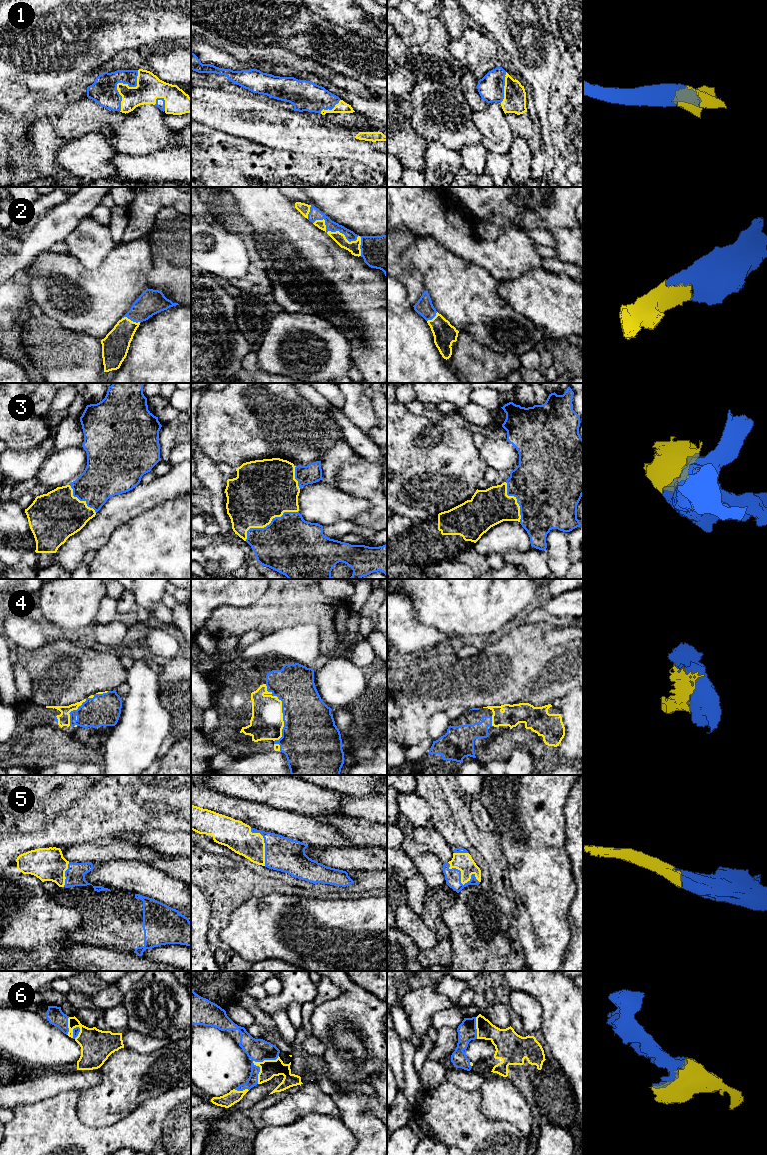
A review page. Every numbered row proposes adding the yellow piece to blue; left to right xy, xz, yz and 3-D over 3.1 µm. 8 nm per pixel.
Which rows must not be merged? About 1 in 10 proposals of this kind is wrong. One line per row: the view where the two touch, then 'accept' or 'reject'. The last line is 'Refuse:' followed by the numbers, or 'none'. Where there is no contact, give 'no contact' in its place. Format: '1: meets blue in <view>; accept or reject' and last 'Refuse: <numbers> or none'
1: meets blue in xy; accept
2: meets blue in xz; accept
3: meets blue in xz; accept
4: meets blue in xz; accept
5: meets blue in yz; accept
6: meets blue in xz; accept
Refuse: none

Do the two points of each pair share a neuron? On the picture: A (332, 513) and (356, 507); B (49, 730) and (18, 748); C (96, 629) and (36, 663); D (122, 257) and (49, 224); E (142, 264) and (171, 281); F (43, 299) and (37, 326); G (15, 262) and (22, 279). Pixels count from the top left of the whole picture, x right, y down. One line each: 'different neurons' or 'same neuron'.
A: same neuron
B: same neuron
C: different neurons
D: different neurons
E: different neurons
F: different neurons
G: different neurons

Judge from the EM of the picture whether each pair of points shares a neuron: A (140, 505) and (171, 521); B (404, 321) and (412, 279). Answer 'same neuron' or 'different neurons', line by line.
A: different neurons
B: different neurons

